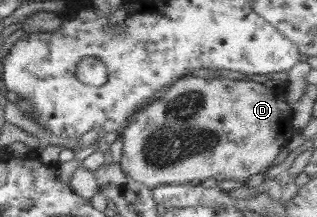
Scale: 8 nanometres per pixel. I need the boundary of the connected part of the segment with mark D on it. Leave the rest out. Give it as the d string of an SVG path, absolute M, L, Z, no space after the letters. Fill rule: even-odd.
M187 75L172 84L159 99L139 111L123 131L121 169L150 189L162 184L200 185L207 178L240 181L272 168L279 154L295 134L294 107L287 102L285 90L267 87L253 80L226 77L201 78Z

